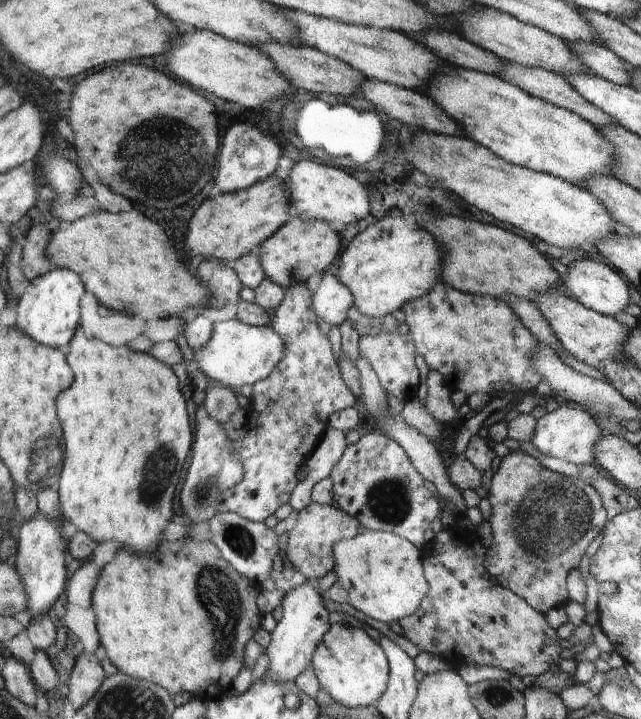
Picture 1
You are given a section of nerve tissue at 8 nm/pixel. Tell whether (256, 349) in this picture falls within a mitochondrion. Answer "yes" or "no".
no

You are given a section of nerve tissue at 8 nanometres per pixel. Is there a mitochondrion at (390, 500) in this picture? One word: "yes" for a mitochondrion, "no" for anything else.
yes

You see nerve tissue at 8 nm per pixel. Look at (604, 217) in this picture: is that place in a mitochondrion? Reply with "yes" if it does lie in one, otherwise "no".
no

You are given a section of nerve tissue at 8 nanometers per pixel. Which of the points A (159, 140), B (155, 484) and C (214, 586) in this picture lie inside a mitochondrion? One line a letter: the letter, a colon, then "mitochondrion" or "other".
A: mitochondrion
B: mitochondrion
C: mitochondrion

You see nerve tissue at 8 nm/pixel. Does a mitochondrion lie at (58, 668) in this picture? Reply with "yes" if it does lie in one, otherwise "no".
no

